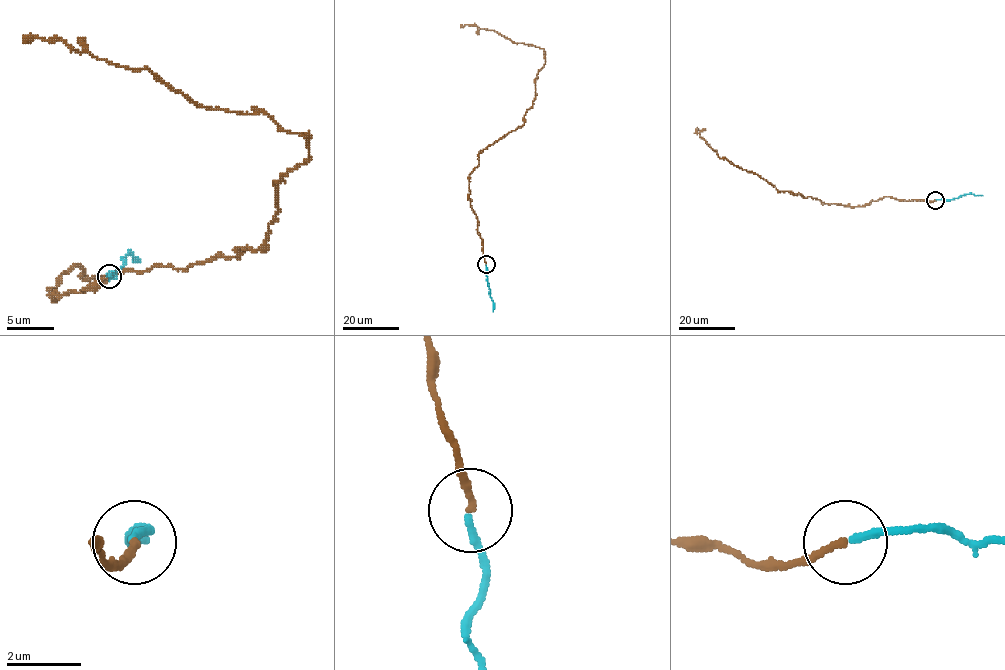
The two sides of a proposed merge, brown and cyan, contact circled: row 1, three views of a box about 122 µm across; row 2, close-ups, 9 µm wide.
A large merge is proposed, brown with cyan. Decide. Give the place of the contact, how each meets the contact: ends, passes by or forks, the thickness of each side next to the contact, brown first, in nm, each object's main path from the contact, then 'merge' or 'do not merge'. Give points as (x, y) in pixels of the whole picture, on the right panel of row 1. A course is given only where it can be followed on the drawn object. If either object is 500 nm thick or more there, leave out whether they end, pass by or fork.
(935, 200) | brown ends | cyan ends | 170/190 nm | brown via (935, 200), (884, 197), (853, 207), (780, 192), (752, 172), (718, 157), (697, 130) | cyan via (935, 200), (952, 200), (969, 193), (983, 195) | do not merge

